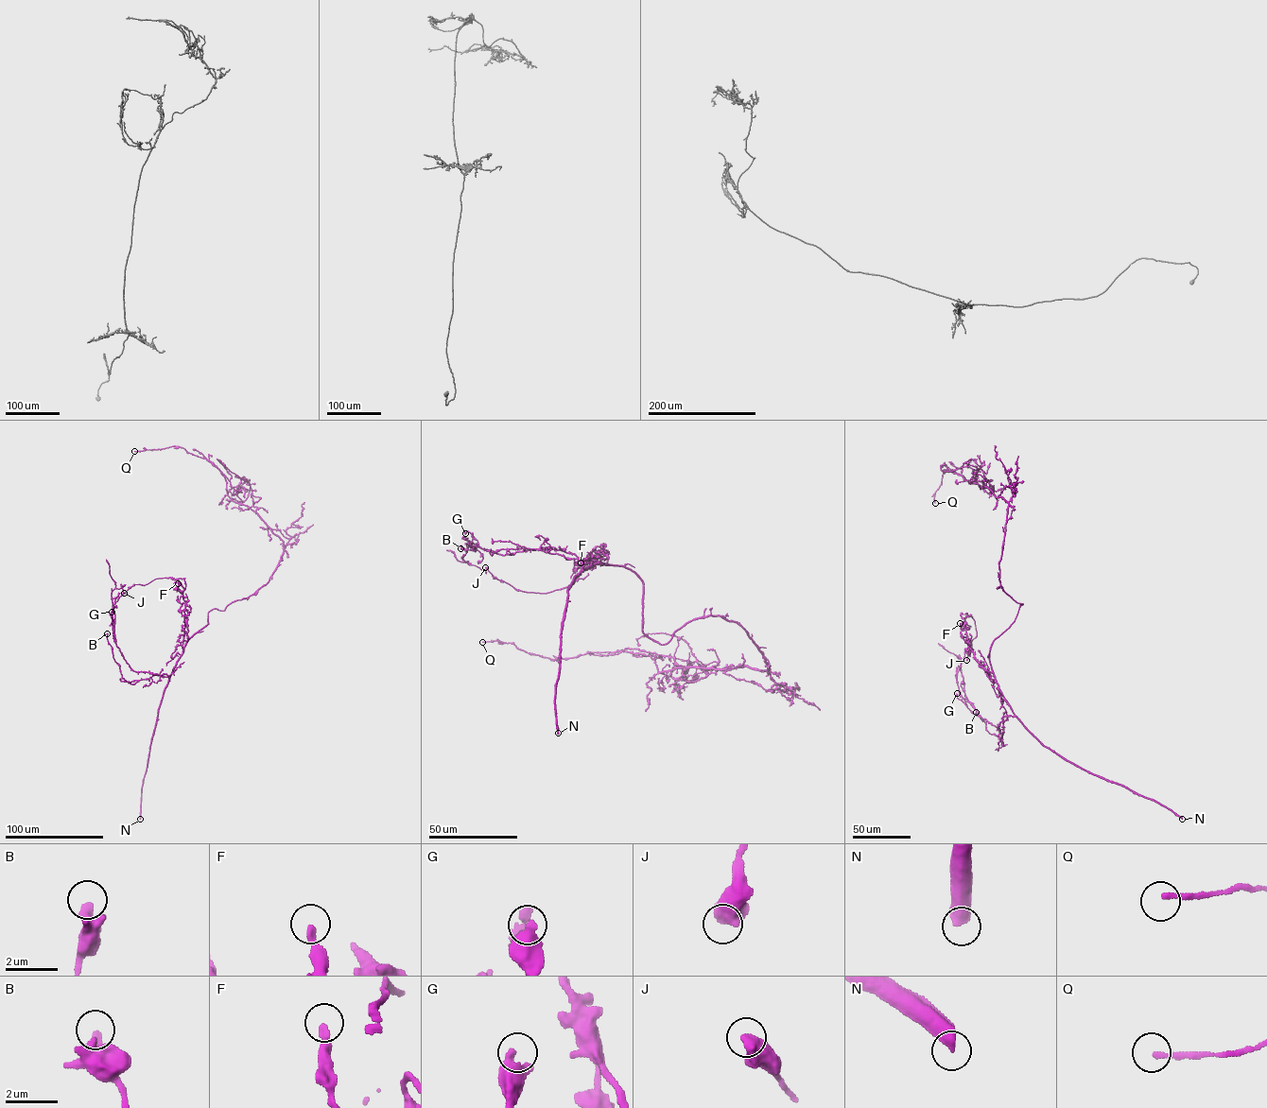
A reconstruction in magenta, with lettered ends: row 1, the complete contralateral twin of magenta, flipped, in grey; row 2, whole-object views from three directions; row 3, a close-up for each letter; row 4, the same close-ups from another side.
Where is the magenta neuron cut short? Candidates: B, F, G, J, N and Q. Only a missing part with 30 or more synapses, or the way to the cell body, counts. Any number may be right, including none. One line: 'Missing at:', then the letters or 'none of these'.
Missing at: N

